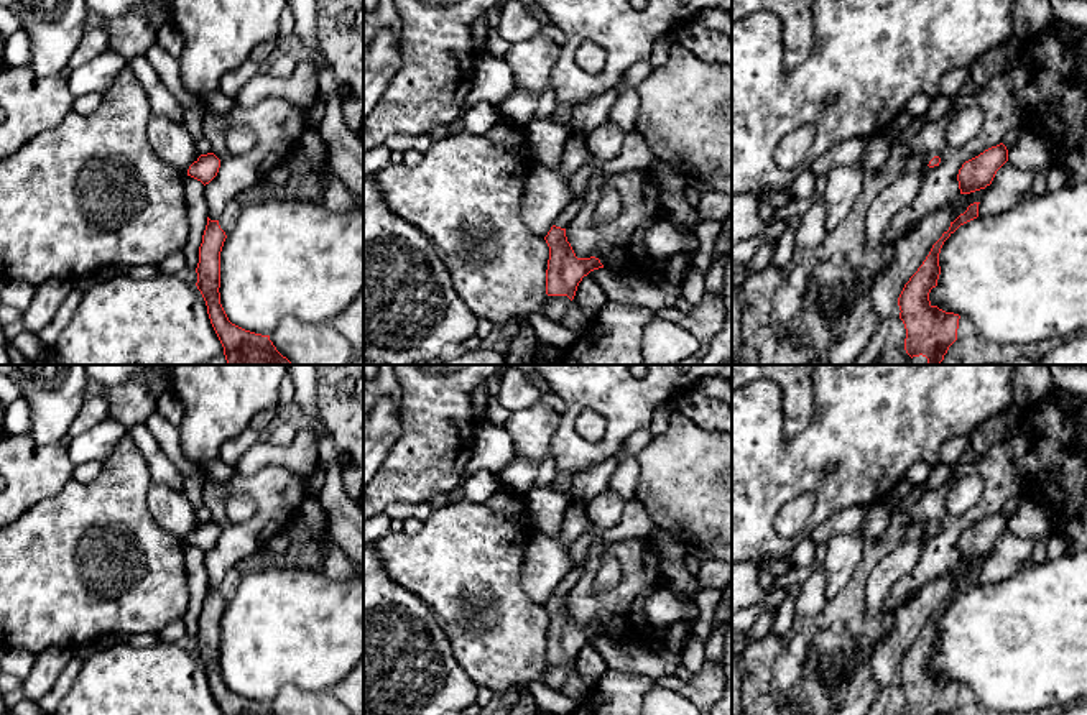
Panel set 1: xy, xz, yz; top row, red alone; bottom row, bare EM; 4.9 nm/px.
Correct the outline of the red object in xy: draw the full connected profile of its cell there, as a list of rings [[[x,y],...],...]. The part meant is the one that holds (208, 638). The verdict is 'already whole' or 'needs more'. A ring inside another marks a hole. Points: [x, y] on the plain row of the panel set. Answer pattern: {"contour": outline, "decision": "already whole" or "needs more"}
{"contour": [[[207,585],[207,593],[199,615],[197,657],[201,659],[210,692],[222,715],[275,715],[270,703],[255,702],[232,692],[220,672],[220,620],[227,603],[219,588]]], "decision": "already whole"}

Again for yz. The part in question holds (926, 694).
{"contour": [[[974,570],[960,582],[947,600],[932,613],[918,639],[904,653],[900,666],[900,687],[906,697],[904,715],[951,715],[957,708],[959,682],[946,680],[929,669],[929,661],[937,654],[941,643],[939,621],[944,610],[964,592],[978,585]]], "decision": "already whole"}

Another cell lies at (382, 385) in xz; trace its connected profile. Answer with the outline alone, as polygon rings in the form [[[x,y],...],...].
[[[378,365],[377,378],[363,380],[363,419],[383,396],[388,396],[396,406],[401,404],[401,391],[393,383],[393,370],[395,365]]]

